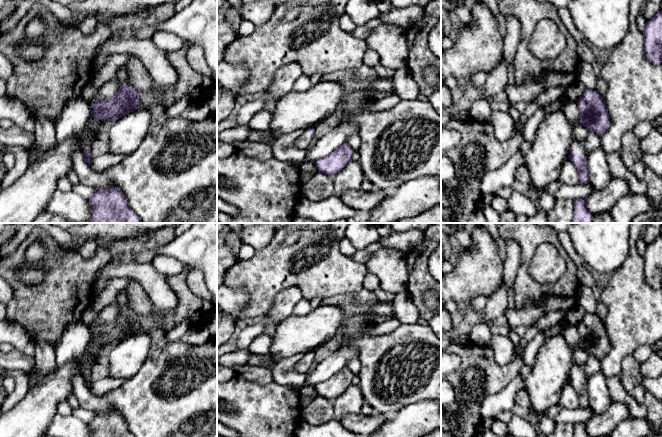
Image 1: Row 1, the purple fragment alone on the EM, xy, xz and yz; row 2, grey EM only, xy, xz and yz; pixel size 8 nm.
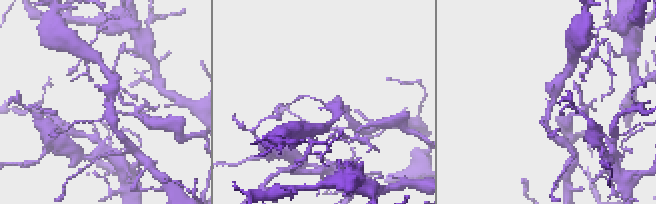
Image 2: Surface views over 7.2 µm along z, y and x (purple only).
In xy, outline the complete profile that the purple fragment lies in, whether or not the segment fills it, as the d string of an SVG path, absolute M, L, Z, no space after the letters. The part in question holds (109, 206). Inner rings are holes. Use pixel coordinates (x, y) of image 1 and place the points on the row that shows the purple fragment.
M118 187L107 190L96 188L93 197L88 201L93 206L88 223L142 223Z

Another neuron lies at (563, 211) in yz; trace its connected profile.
M556 200L554 207L547 215L547 223L572 223L574 200Z

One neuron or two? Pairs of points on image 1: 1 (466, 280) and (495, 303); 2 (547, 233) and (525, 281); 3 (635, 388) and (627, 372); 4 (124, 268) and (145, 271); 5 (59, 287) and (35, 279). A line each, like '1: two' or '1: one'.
1: two
2: one
3: one
4: one
5: two

